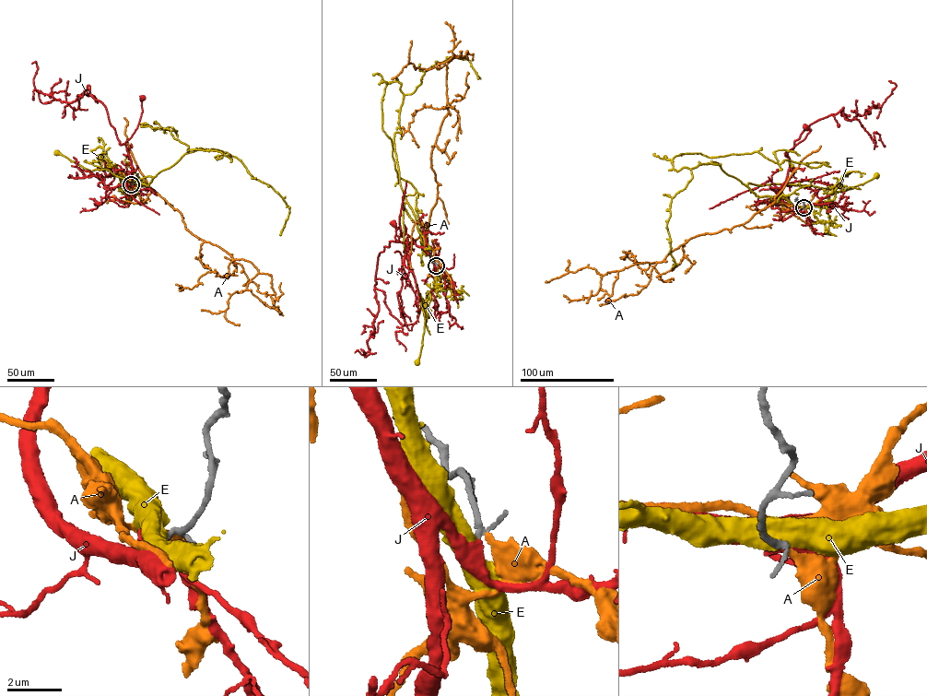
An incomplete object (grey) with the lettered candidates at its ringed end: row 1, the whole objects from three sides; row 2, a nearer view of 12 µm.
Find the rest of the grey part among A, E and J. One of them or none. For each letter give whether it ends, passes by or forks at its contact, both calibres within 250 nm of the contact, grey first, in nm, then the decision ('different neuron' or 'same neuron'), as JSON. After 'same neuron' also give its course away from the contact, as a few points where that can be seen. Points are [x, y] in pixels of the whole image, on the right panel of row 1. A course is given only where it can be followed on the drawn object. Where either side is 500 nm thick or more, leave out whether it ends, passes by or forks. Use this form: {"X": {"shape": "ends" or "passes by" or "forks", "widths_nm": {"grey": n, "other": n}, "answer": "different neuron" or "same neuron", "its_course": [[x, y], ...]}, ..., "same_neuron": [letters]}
{"A": {"shape": "ends", "widths_nm": {"grey": 160, "other": 200}, "answer": "different neuron"}, "E": {"widths_nm": {"grey": 130, "other": 550}, "answer": "different neuron"}, "J": {"shape": "passes by", "widths_nm": {"grey": 130, "other": 360}, "answer": "same neuron", "its_course": [[803, 207], [791, 206], [782, 201], [781, 184], [786, 181], [789, 167], [788, 151], [810, 131], [805, 126]]}, "same_neuron": ["J"]}

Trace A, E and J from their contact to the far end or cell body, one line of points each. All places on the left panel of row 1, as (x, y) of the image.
A: (131, 183), (147, 185), (181, 212), (195, 236), (257, 268), (247, 289), (228, 298), (225, 317), (240, 324)
E: (131, 183), (133, 185), (136, 181), (147, 186), (152, 177), (131, 181), (106, 169), (91, 171), (57, 152)
J: (131, 183), (125, 142), (137, 127), (143, 111), (142, 97)

